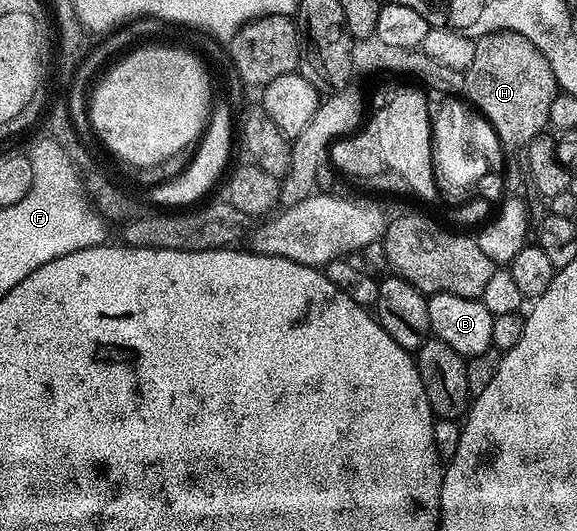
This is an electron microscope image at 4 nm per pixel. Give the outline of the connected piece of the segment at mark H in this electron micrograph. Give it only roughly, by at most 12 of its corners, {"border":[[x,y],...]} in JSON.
{"border":[[517,32],[476,40],[464,92],[499,143],[549,127],[550,62]]}

